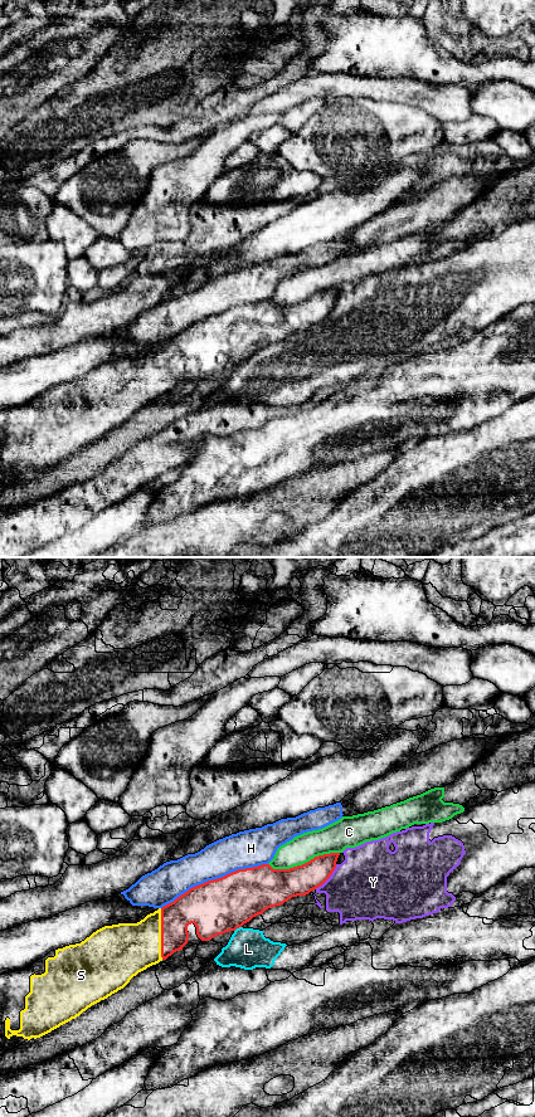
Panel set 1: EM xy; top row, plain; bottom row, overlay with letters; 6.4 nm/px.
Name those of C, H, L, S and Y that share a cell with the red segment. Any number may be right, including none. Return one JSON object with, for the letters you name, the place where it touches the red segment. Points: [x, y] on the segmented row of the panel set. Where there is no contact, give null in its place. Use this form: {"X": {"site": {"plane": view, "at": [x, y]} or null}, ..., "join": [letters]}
{"S": {"site": {"plane": "xy", "at": [161, 933]}}, "join": ["S"]}

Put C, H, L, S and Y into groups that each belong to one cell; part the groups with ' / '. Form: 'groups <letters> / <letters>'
groups C / H / L Y / S

